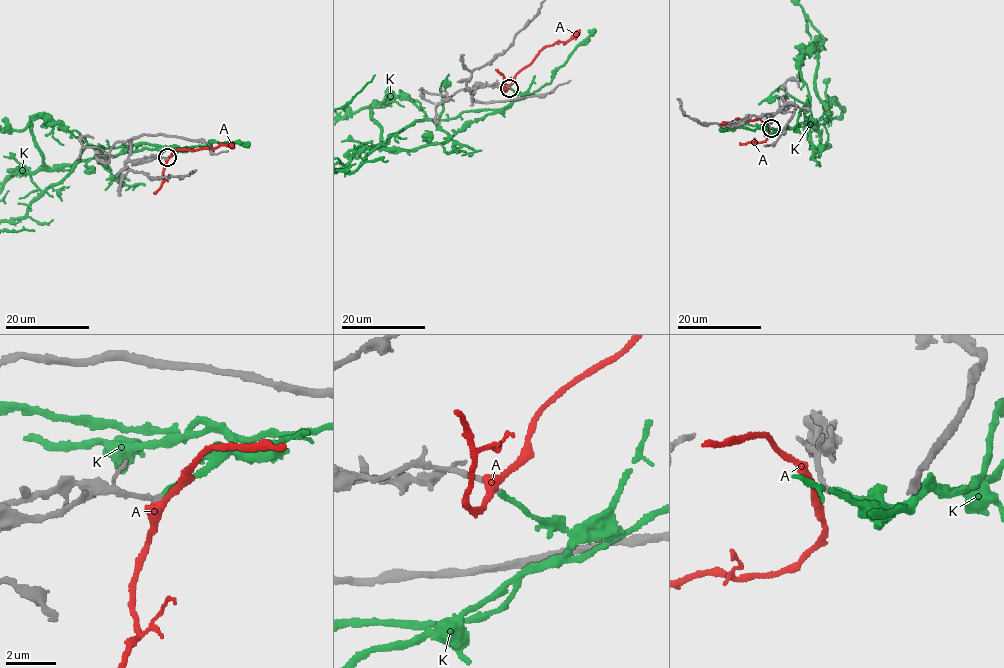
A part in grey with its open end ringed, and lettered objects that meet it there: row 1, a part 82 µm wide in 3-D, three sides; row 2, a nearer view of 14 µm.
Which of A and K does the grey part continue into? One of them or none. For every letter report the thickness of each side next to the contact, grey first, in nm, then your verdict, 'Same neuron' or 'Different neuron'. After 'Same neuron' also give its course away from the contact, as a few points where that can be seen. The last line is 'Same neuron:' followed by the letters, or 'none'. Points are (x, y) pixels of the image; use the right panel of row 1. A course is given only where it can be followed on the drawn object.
A: Thickness 240 nm (grey) against 320 nm. Different neuron
K: Thickness 200 nm (grey) against 200 nm. Same neuron
Same neuron: K

